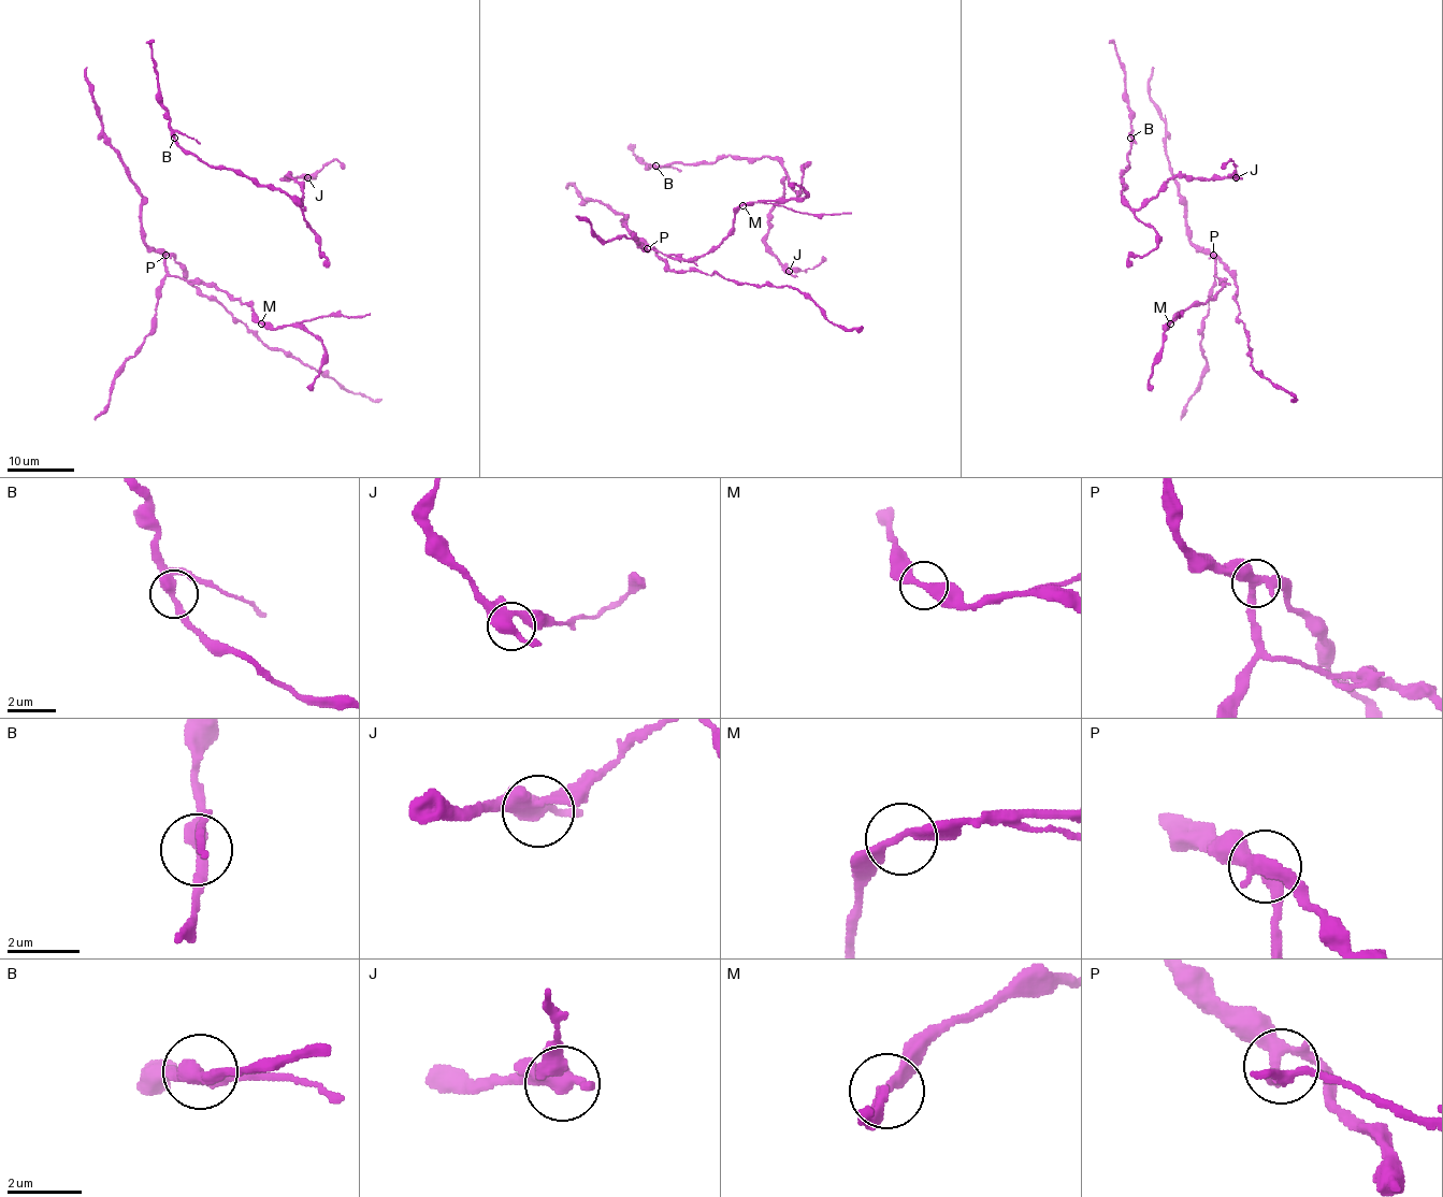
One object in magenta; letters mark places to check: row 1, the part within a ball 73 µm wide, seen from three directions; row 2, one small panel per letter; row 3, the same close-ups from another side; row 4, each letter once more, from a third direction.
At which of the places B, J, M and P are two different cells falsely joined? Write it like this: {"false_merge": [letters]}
{"false_merge": []}

